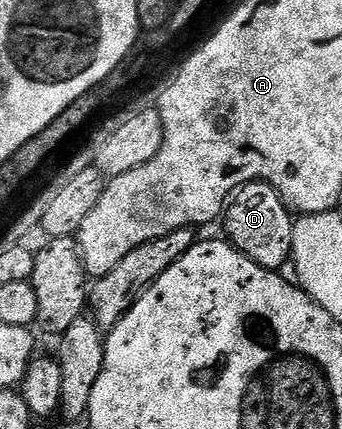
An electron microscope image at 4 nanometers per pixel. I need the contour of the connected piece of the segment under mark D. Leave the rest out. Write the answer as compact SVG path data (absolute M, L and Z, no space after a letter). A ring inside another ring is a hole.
M249 182L232 195L223 214L224 237L232 242L255 264L268 270L280 271L281 265L290 261L293 253L294 215L270 182Z

